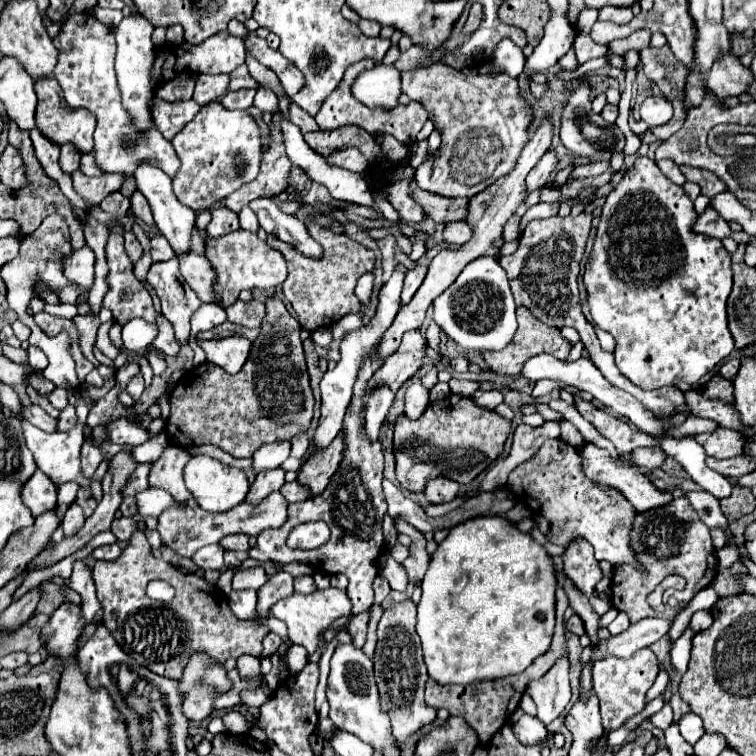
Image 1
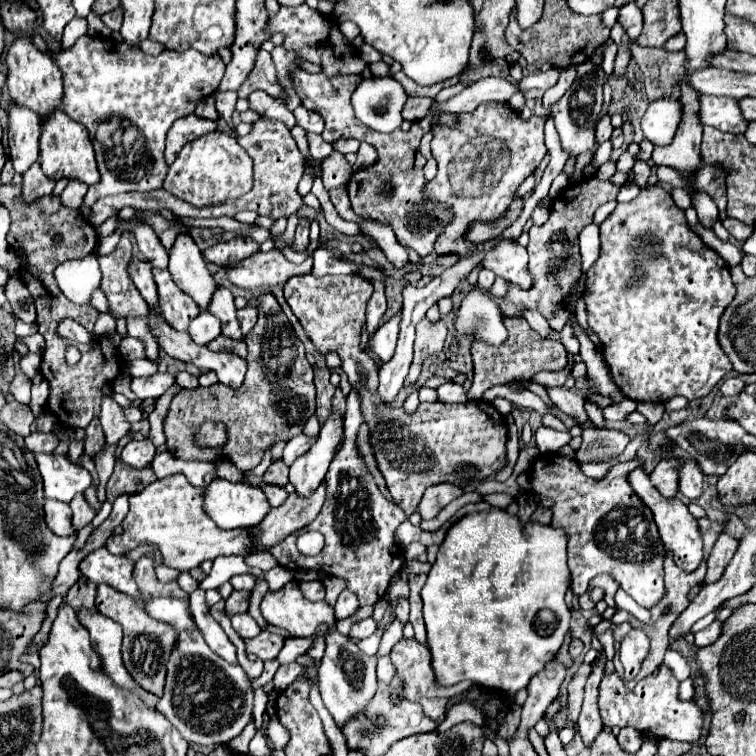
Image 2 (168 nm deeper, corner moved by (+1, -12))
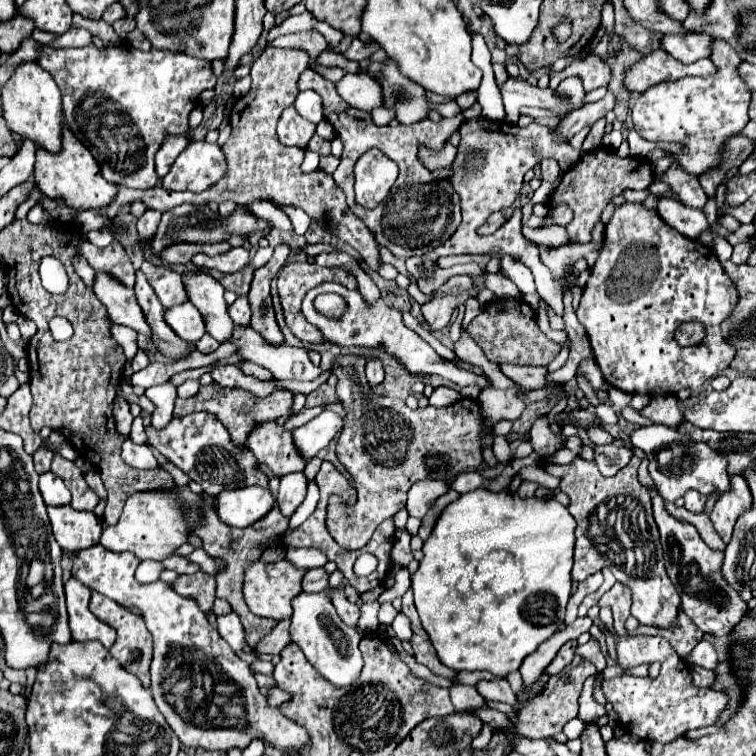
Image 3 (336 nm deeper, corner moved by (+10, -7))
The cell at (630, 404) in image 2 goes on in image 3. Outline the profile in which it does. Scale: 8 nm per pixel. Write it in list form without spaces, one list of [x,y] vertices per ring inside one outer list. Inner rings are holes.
[[[632,407],[620,409],[620,417],[626,419],[626,421],[630,421],[630,423],[636,423],[636,425],[650,425],[650,423],[652,423],[650,419],[642,419],[642,417],[638,415],[638,411],[632,409]]]

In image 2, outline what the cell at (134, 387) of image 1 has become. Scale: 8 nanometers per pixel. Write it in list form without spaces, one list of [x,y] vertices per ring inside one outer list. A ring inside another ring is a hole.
[[[157,372],[149,378],[133,378],[131,382],[131,390],[137,394],[137,398],[141,402],[145,400],[155,400],[159,398],[167,388],[171,388],[175,384],[175,376],[171,374],[163,374],[163,372]]]

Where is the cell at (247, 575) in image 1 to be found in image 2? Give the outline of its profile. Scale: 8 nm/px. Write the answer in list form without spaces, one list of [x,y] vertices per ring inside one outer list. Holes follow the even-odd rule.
[[[241,590],[241,592],[233,592],[227,600],[225,600],[225,614],[231,618],[235,614],[241,614],[241,612],[247,612],[249,608],[249,592],[247,590]]]

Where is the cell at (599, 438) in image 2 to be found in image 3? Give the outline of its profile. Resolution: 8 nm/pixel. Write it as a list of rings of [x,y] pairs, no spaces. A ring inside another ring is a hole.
[[[594,445],[594,459],[598,463],[598,469],[604,477],[616,475],[622,465],[626,465],[632,457],[632,451],[626,447],[616,447],[616,445]]]

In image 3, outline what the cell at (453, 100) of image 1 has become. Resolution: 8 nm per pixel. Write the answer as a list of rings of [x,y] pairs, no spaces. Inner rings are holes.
[[[474,117],[464,121],[458,133],[460,133],[460,143],[458,143],[456,159],[450,165],[448,183],[460,195],[462,223],[446,243],[434,249],[436,257],[488,253],[490,247],[498,243],[498,239],[478,237],[476,229],[490,217],[490,213],[502,211],[516,201],[526,171],[534,169],[534,165],[538,165],[540,159],[544,157],[556,159],[562,171],[568,171],[578,163],[578,151],[570,143],[552,137],[548,125],[530,123],[528,127],[520,127],[506,121],[490,121],[484,117]],[[488,127],[508,127],[508,131],[488,129]]]

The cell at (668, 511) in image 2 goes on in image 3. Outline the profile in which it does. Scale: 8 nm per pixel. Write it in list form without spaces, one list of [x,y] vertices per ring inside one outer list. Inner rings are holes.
[[[648,489],[652,497],[652,507],[654,507],[654,519],[660,529],[660,539],[664,547],[664,561],[666,561],[666,571],[670,581],[674,583],[680,599],[682,599],[682,609],[684,613],[692,619],[692,623],[714,637],[724,637],[728,635],[738,619],[748,611],[746,601],[738,597],[738,593],[722,579],[720,567],[722,567],[722,551],[710,549],[702,537],[698,535],[696,527],[672,517],[666,507],[664,499],[658,495],[656,489]]]

